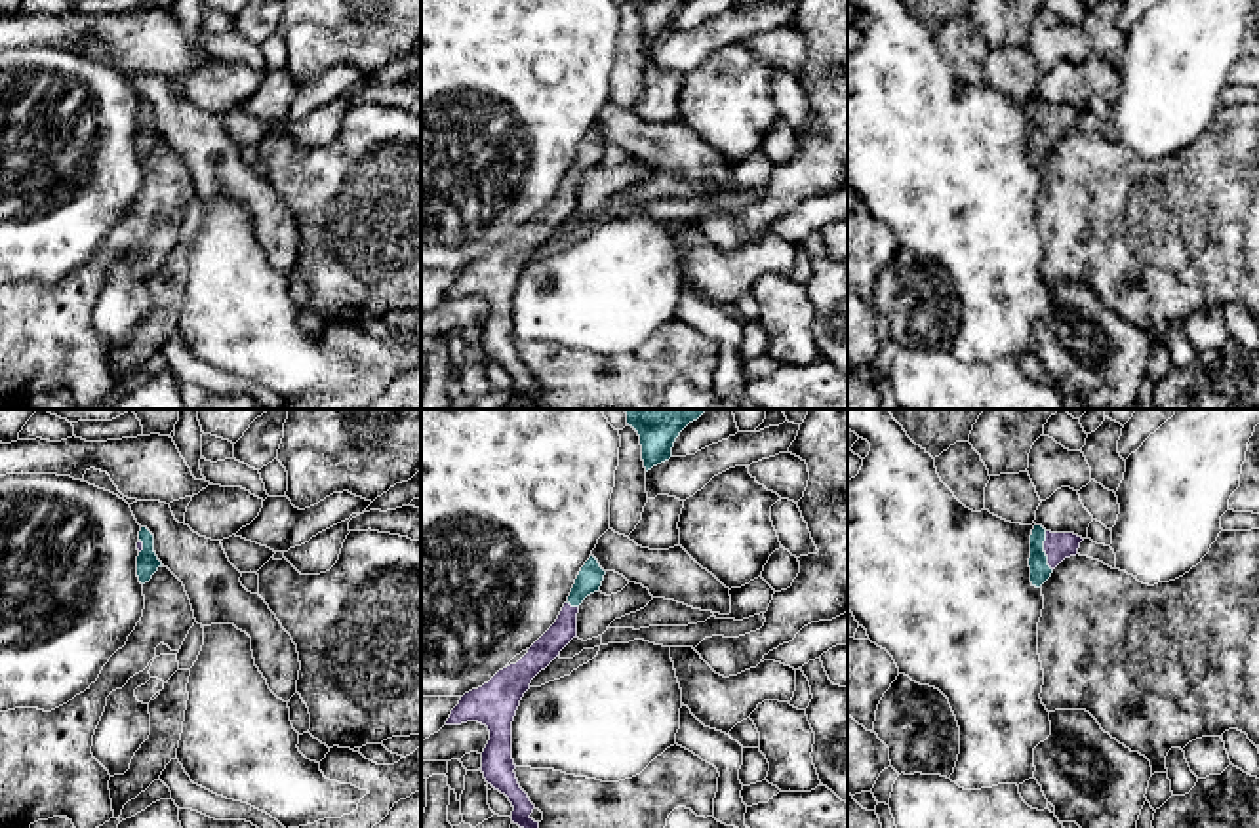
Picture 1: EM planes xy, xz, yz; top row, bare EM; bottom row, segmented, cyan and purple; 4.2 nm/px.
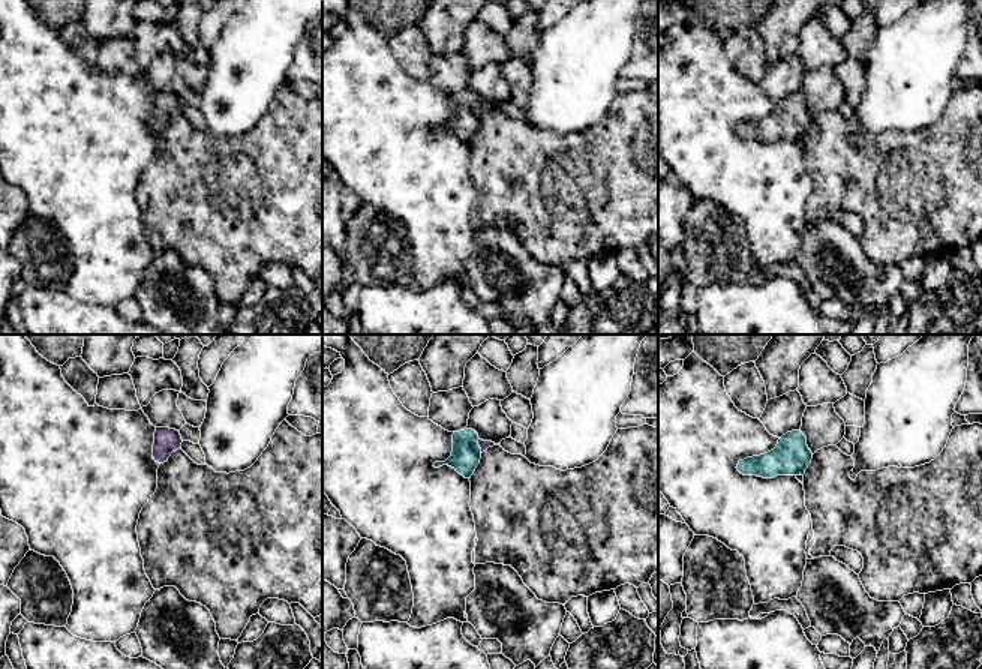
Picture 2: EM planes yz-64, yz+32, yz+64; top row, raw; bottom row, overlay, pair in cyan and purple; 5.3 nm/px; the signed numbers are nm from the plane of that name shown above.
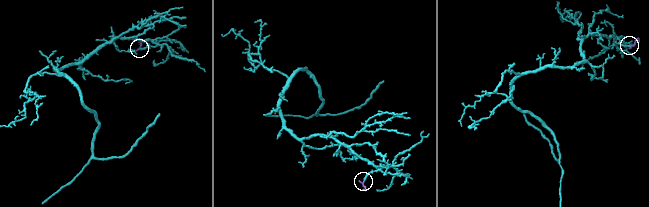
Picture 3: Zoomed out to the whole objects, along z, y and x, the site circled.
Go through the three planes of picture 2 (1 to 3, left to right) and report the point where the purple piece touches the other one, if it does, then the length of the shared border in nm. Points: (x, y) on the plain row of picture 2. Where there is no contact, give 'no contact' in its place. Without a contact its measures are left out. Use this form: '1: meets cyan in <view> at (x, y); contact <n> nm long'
1: no contact
2: meets cyan in yz+32 at (479, 110); contact 80 nm long
3: no contact

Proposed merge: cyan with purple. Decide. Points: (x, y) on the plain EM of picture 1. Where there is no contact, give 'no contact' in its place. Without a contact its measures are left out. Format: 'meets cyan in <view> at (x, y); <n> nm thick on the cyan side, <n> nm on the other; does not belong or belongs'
meets cyan in yz at (1042, 124); 90 nm thick on the cyan side, 120 nm on the other; belongs

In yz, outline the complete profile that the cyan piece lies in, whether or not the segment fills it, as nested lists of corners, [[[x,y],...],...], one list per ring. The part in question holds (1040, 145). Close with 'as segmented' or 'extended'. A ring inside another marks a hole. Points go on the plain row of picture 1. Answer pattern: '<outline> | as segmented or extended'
[[[1034,99],[1029,131],[1032,160],[1040,162],[1065,131],[1076,129],[1082,114],[1074,107],[1051,107]]] | extended

